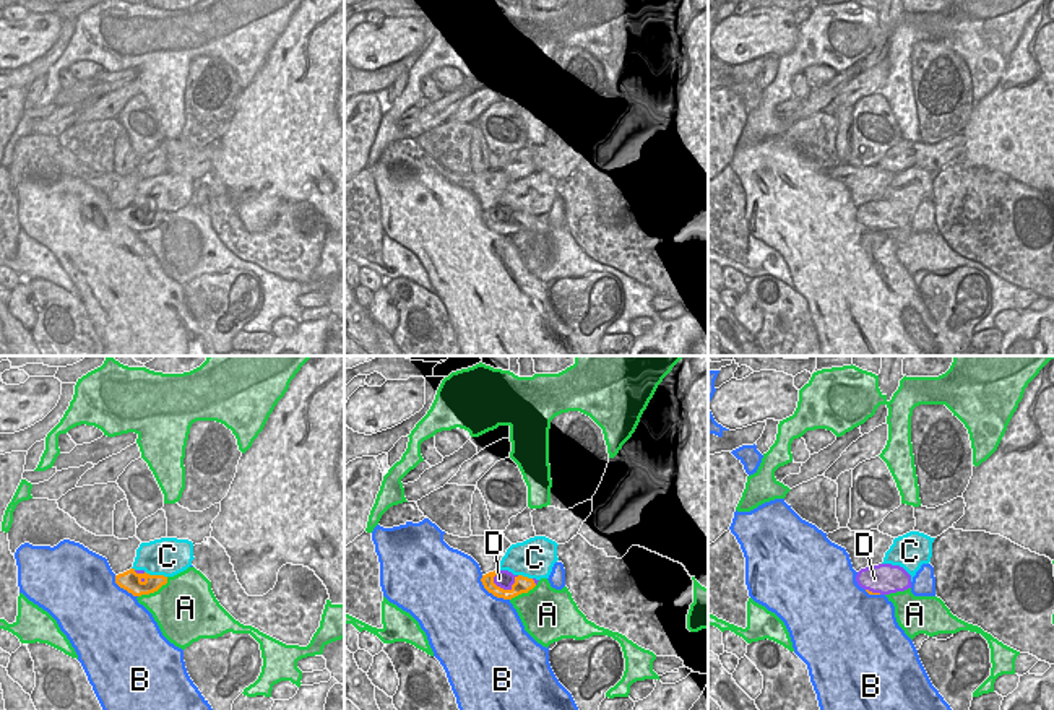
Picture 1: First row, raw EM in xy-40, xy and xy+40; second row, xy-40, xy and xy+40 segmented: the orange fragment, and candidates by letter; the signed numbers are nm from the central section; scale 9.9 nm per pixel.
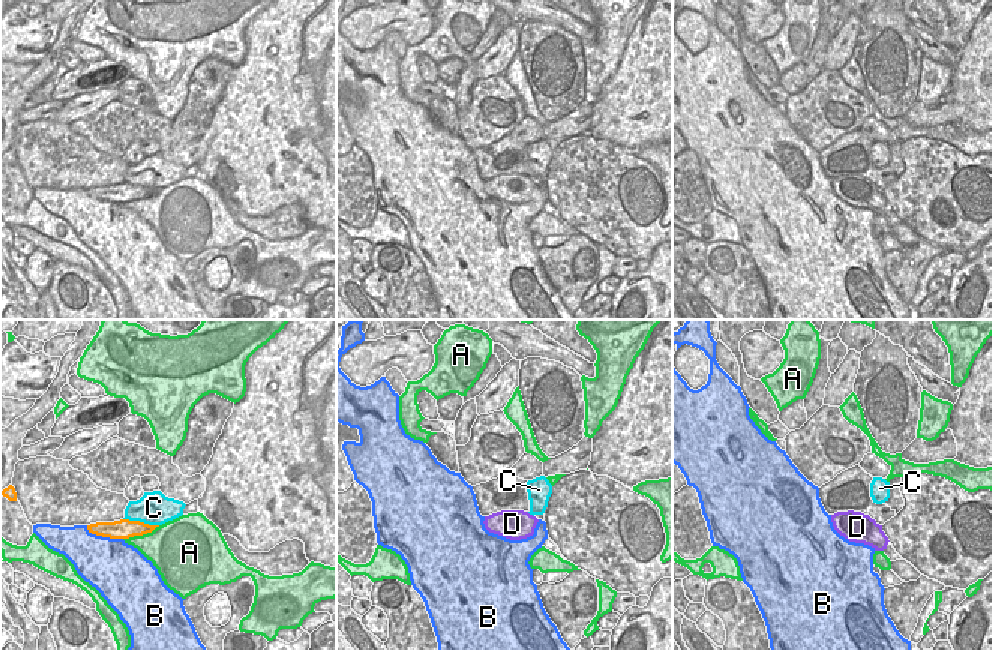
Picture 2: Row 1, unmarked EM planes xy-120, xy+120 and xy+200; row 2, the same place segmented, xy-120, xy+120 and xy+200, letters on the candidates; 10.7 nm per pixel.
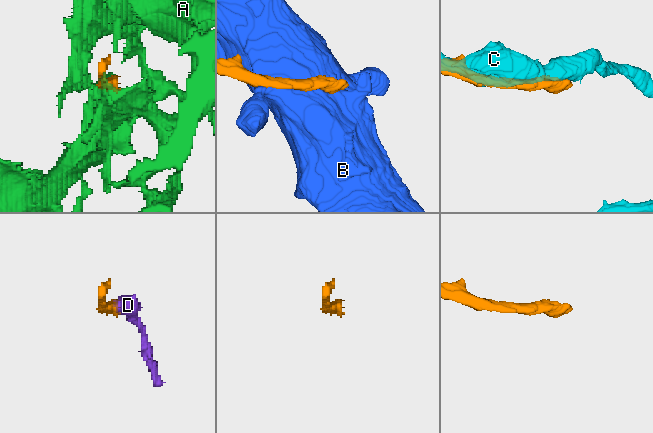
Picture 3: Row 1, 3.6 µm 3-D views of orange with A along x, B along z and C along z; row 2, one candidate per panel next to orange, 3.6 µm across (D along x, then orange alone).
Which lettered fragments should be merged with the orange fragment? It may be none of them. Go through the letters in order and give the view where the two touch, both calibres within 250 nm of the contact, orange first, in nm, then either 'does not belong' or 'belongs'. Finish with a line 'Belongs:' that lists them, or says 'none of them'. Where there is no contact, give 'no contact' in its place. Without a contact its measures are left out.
A: contact in xy-40; calibres 190 and 480 nm; does not belong
B: contact in xy; calibres 130 and 480 nm; does not belong
C: contact in xy-40; calibres 190 and 380 nm; does not belong
D: contact in xy; calibres 160 and 190 nm; belongs
Belongs: D

